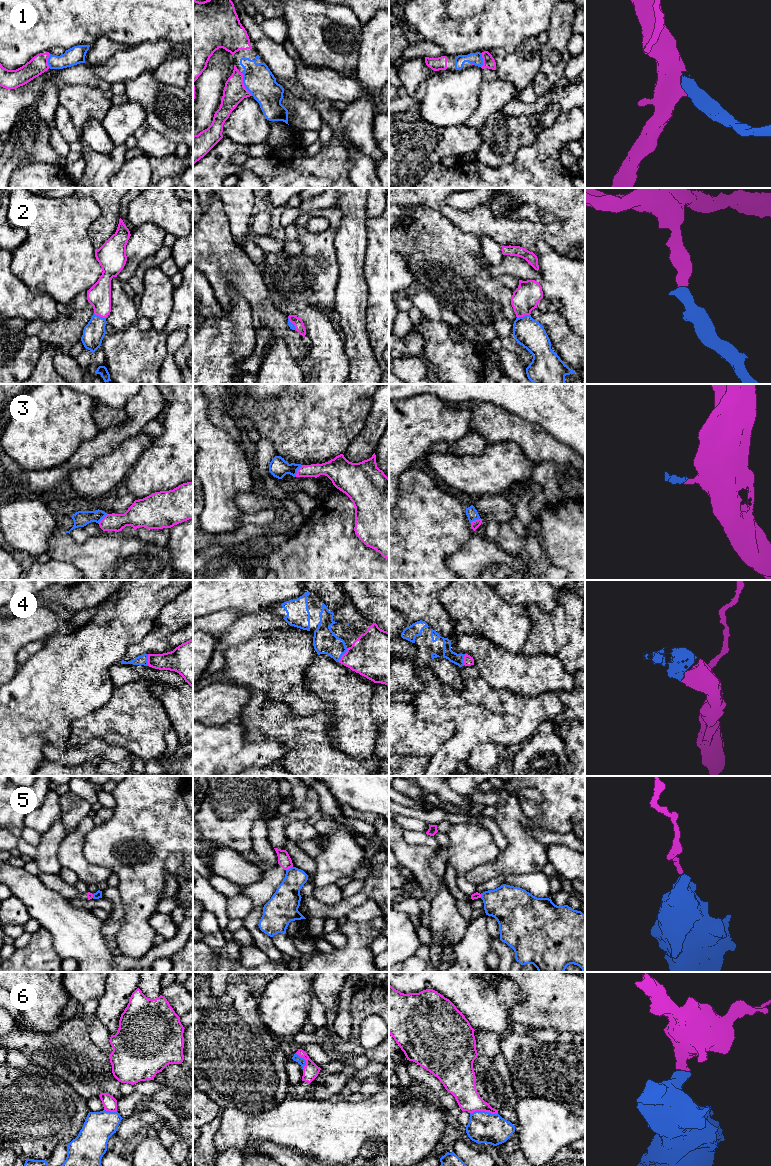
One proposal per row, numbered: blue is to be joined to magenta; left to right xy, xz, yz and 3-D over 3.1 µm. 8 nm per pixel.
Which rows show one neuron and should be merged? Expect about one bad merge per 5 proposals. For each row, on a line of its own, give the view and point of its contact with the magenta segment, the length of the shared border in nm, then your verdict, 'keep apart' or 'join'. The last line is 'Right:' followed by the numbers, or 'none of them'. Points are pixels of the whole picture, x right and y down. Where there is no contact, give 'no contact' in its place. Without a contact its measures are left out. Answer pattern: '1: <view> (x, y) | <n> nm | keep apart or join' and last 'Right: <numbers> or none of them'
1: xz (243, 84) | 200 nm | join
2: yz (523, 315) | 110 nm | join
3: xz (297, 471) | 110 nm | keep apart
4: xz (342, 655) | 130 nm | join
5: xz (289, 867) | 70 nm | keep apart
6: yz (483, 1110) | 220 nm | keep apart
Right: 1, 2, 4

